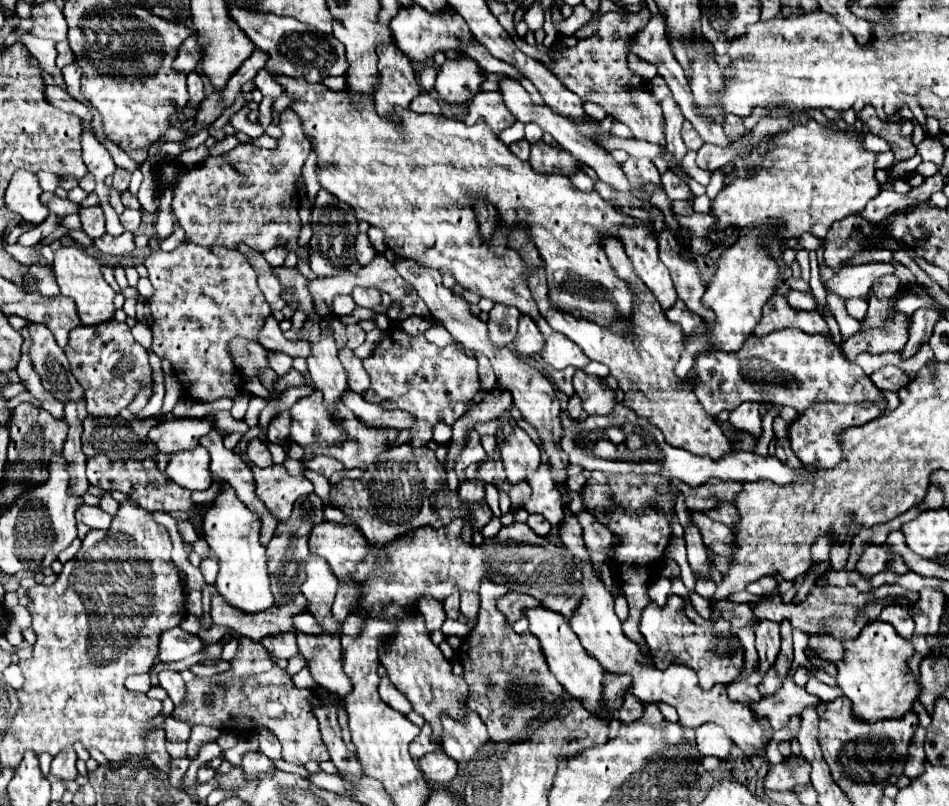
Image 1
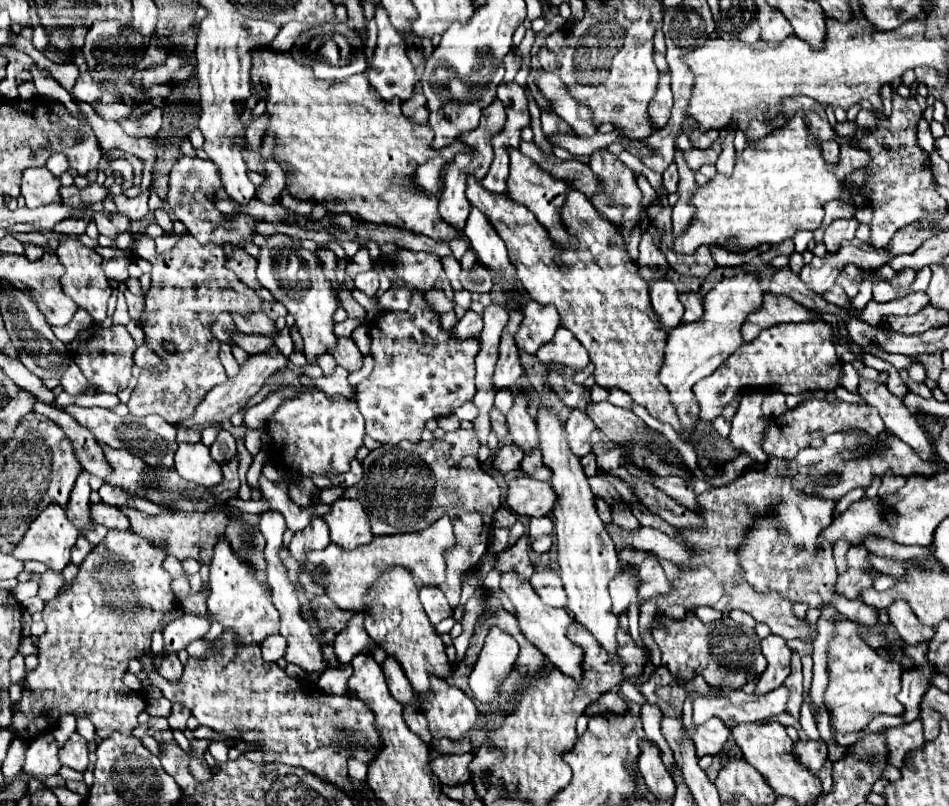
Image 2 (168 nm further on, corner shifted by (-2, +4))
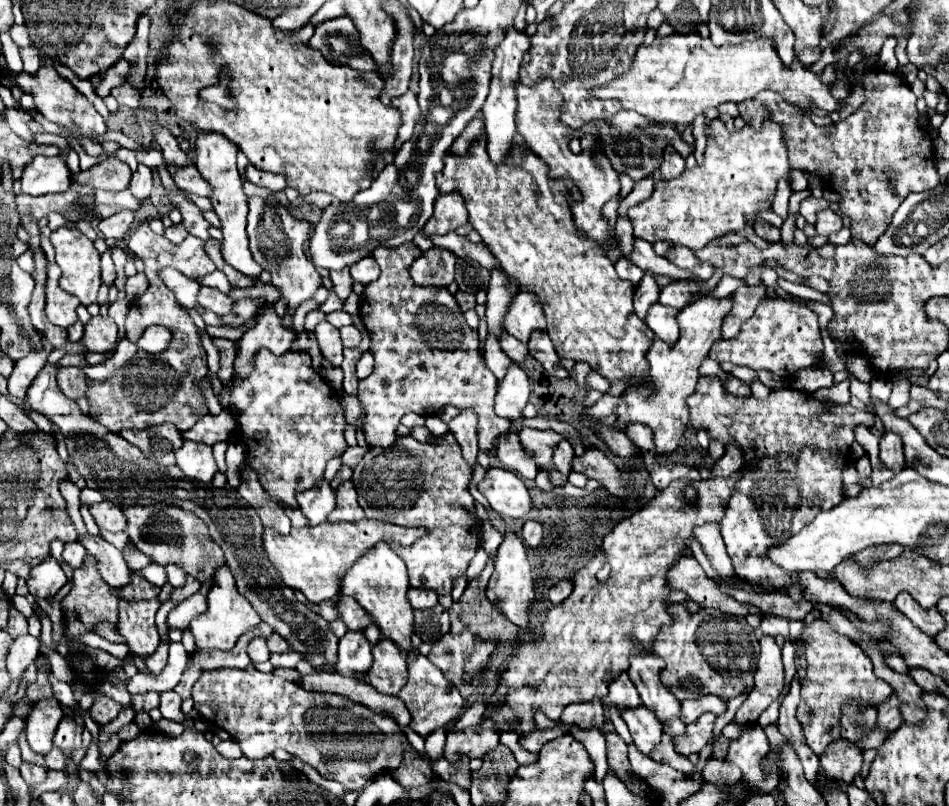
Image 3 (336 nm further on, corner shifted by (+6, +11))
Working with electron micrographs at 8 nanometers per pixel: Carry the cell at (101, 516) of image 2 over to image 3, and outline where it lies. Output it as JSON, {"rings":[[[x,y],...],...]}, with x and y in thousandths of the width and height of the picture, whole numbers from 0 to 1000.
{"rings":[[[109,620],[104,625],[96,625],[94,635],[96,635],[96,640],[98,640],[98,645],[102,648],[104,655],[117,658],[117,660],[132,658],[132,640],[130,640],[125,628]]]}

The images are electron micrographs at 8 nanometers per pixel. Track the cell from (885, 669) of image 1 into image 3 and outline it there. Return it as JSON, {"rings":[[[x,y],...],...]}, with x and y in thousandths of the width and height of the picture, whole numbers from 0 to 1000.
{"rings":[[[857,769],[855,774],[848,774],[842,794],[846,797],[848,806],[850,836],[848,844],[842,844],[844,871],[840,878],[840,893],[846,903],[848,923],[861,938],[865,938],[871,923],[886,916],[886,876],[893,868],[907,868],[909,873],[928,873],[939,864],[939,851],[920,836],[920,824],[916,814],[903,799],[899,799],[893,789],[886,789],[876,782],[876,777],[867,769]]]}

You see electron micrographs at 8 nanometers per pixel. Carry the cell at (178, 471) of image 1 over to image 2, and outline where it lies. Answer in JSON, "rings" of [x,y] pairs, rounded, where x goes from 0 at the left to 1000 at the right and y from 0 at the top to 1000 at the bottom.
{"rings":[[[189,550],[189,557],[184,562],[184,584],[208,602],[214,604],[227,604],[233,599],[235,587],[233,577],[222,567],[220,555],[210,550]]]}

